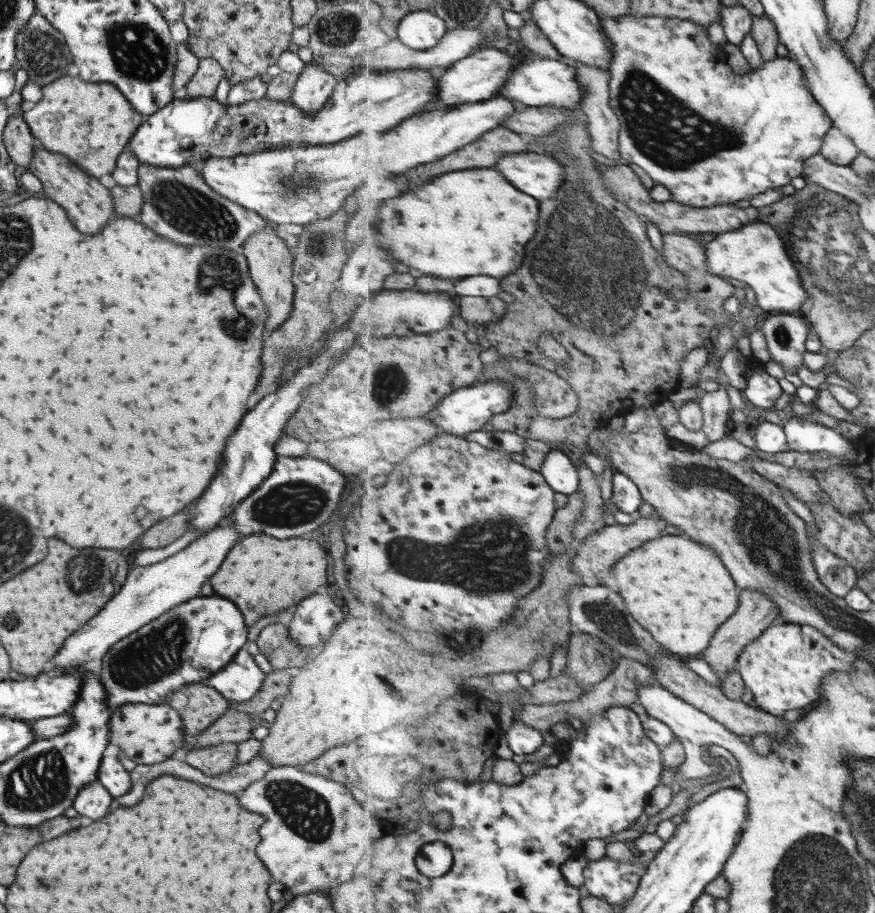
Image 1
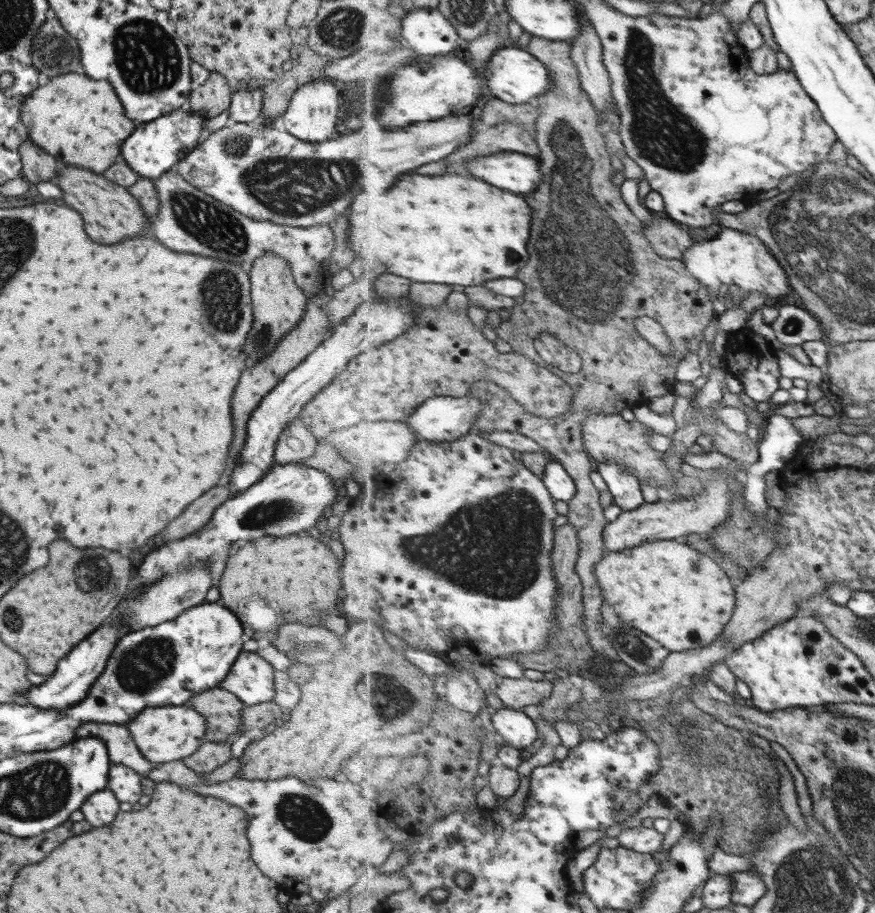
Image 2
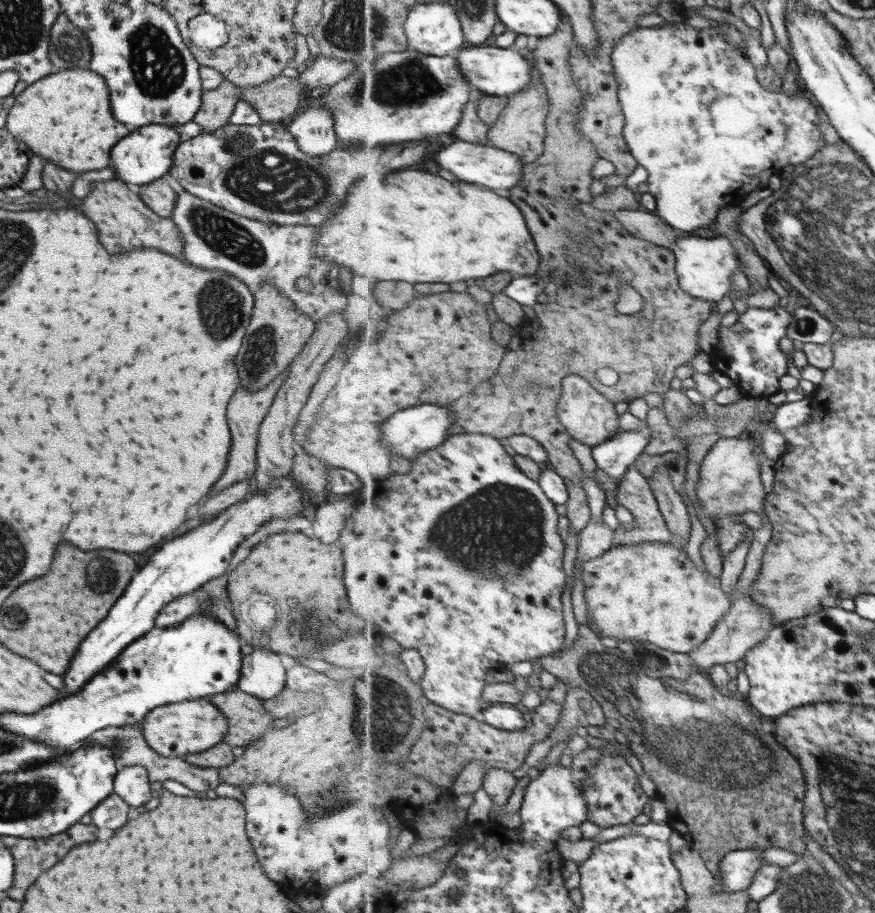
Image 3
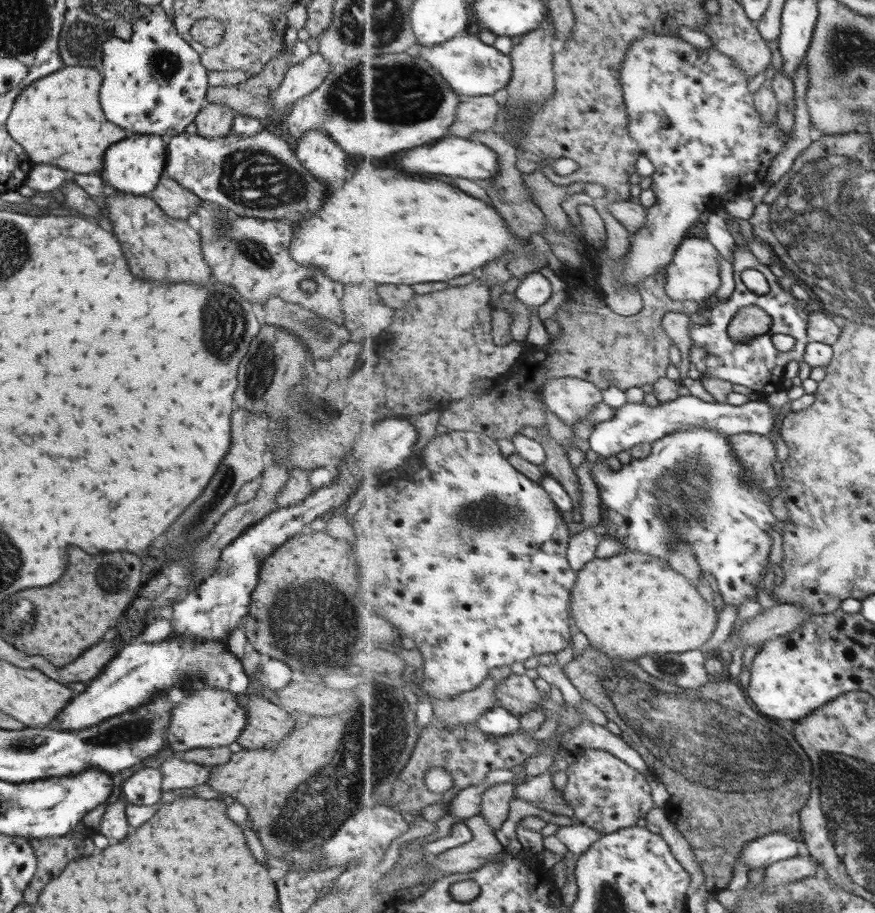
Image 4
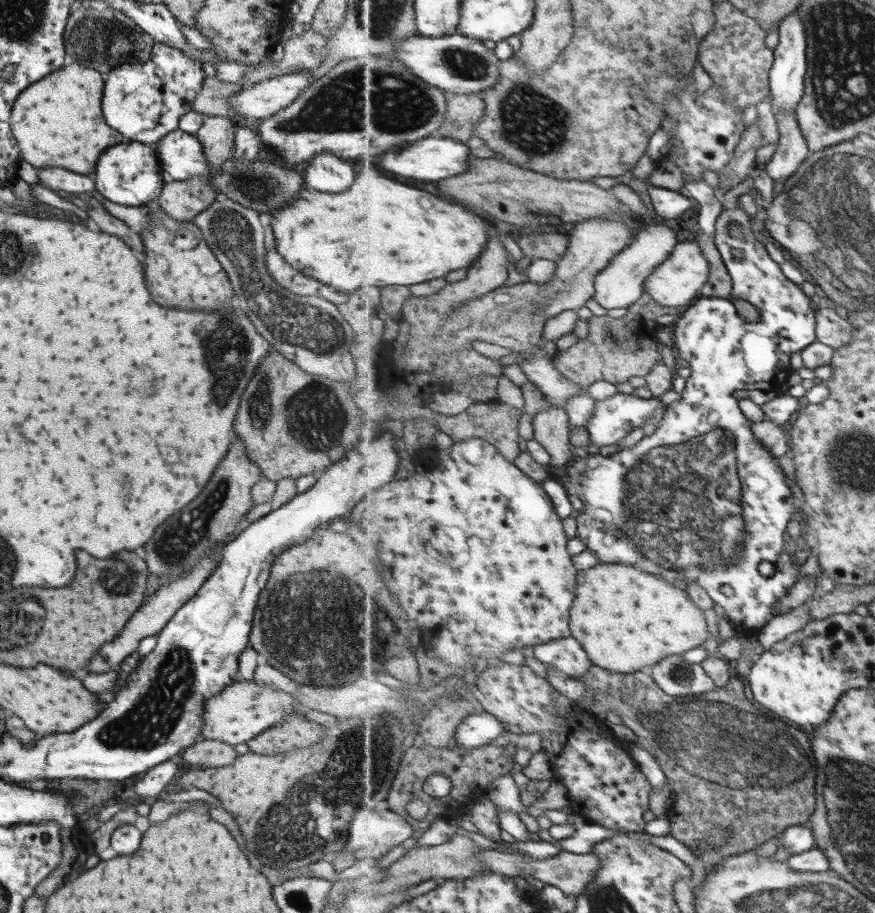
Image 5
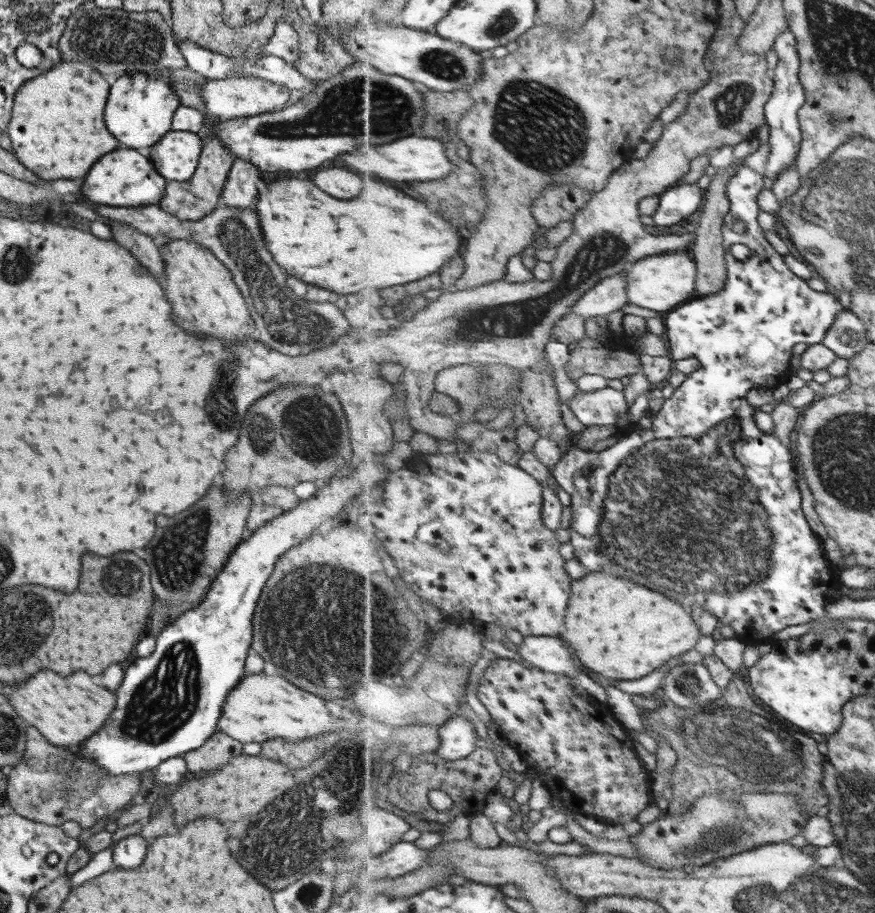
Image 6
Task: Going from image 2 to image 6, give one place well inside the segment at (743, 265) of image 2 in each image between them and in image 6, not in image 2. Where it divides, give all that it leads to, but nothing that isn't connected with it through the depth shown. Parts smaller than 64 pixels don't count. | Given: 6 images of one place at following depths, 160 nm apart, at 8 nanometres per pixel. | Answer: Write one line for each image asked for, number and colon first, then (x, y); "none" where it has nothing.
3: (705, 265)
4: (695, 274)
5: (679, 282)
6: (661, 283)

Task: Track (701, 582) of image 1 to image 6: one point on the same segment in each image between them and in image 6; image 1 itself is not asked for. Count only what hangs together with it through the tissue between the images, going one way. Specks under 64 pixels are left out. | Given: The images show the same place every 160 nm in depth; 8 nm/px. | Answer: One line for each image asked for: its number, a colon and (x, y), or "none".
2: (682, 597)
3: (653, 591)
4: (634, 604)
5: (627, 619)
6: (623, 631)

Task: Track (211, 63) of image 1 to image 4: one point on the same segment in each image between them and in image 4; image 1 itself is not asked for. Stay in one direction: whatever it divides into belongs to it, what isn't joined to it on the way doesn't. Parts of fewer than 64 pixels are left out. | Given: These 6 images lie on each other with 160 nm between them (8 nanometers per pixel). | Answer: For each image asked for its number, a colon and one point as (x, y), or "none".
2: (214, 96)
3: (217, 105)
4: (214, 120)

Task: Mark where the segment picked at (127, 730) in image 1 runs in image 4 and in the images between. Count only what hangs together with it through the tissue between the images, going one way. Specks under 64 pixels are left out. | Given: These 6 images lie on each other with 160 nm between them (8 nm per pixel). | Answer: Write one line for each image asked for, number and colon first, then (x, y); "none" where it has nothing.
2: (163, 734)
3: (193, 726)
4: (209, 717)

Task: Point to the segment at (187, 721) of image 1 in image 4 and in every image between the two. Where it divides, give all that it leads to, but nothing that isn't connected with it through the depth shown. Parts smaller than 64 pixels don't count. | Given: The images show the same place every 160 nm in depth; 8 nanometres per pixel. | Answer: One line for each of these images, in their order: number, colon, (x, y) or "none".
2: (222, 710)
3: (247, 720)
4: (267, 723)

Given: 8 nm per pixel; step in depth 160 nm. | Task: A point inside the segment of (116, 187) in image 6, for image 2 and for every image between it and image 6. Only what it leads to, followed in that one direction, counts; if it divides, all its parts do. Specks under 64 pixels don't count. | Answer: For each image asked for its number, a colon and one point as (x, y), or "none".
2: (156, 147)
3: (146, 155)
4: (135, 165)
5: (116, 169)

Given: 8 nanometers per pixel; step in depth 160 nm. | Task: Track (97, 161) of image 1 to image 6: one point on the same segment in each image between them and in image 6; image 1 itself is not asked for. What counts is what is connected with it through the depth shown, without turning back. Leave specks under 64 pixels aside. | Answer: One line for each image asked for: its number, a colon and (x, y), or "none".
2: (72, 113)
3: (56, 115)
4: (58, 120)
5: (57, 121)
6: (57, 130)

